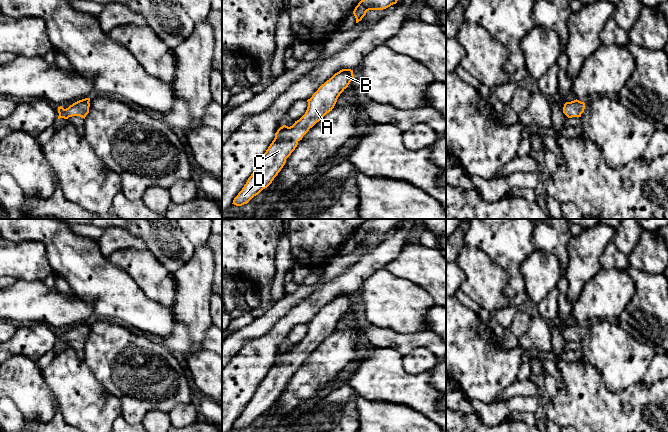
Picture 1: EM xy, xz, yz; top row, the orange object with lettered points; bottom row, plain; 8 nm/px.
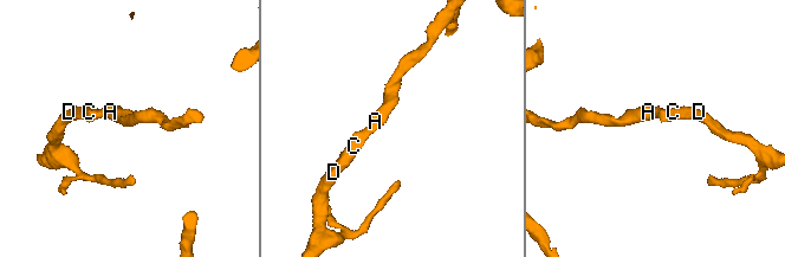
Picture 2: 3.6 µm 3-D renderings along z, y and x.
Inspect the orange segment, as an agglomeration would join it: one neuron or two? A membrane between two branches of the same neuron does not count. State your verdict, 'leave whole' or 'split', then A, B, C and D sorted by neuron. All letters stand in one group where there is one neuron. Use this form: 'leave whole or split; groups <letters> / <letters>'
leave whole; groups A B C D

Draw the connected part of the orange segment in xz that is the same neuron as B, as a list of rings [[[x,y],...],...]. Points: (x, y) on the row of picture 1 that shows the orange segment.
[[[342,69],[335,73],[307,100],[307,110],[299,120],[290,127],[283,125],[277,130],[274,140],[232,204],[236,206],[247,204],[272,183],[285,165],[286,159],[297,147],[298,142],[310,128],[332,111],[338,97],[353,79],[351,69]]]

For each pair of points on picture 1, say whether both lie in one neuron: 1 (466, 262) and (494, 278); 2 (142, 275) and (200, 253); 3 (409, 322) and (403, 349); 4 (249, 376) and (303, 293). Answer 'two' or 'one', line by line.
1: one
2: two
3: two
4: two

